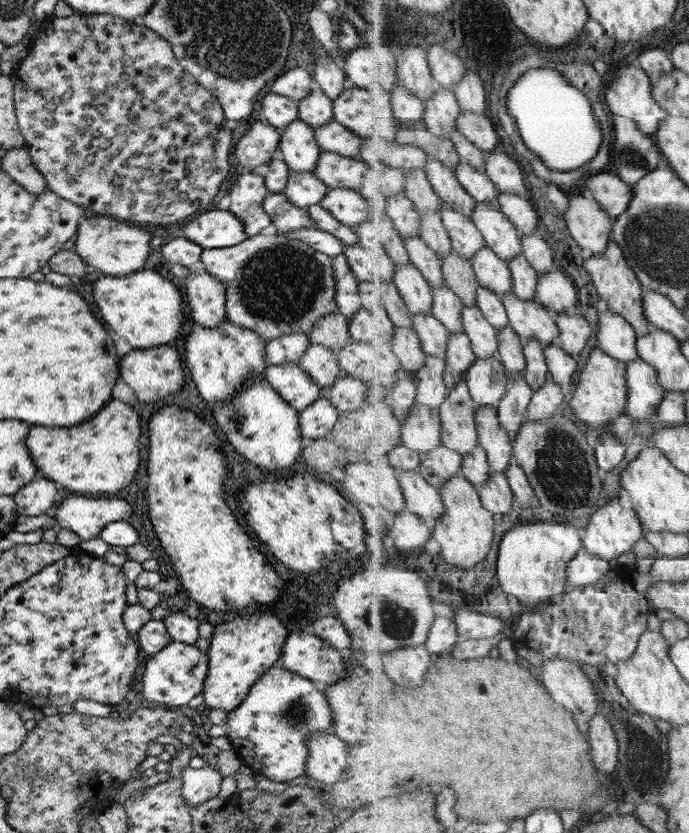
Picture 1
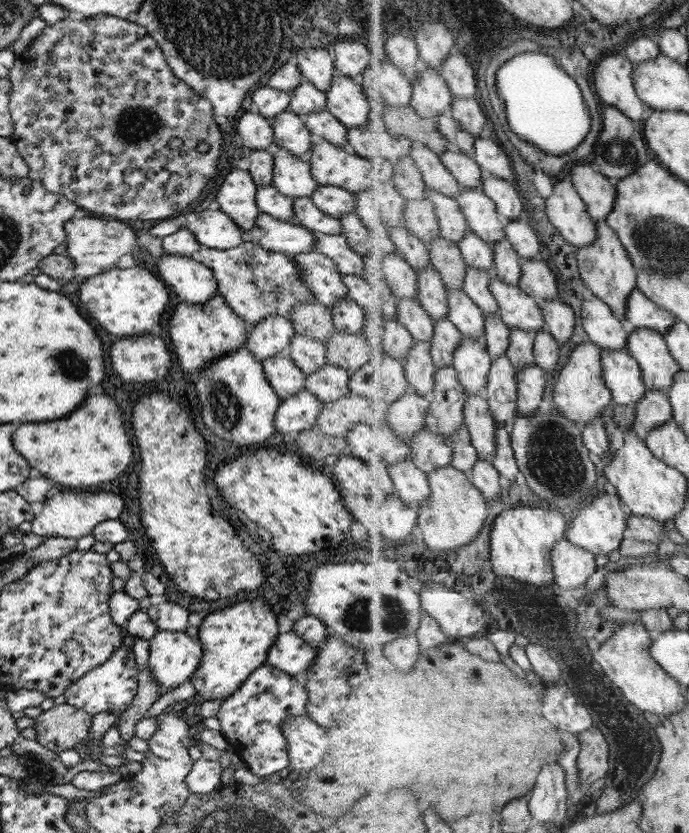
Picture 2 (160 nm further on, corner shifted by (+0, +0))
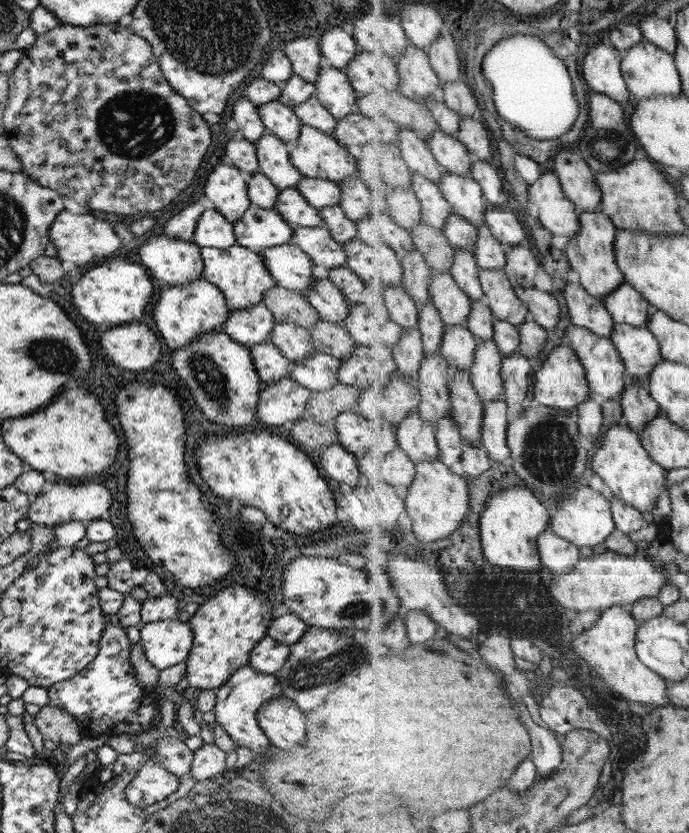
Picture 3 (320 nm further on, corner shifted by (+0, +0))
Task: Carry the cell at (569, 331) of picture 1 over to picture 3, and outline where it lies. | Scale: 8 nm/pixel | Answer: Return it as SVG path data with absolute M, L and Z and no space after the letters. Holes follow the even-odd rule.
M516 286L515 293L523 303L529 307L531 319L547 330L555 330L561 318L561 306L559 301L547 292L541 292L537 288L523 288Z

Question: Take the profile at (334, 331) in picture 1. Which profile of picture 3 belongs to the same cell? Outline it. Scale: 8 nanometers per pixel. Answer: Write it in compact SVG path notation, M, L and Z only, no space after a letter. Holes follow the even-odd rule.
M279 286L269 288L261 303L275 321L293 323L308 329L319 319L319 315L307 303L305 296Z

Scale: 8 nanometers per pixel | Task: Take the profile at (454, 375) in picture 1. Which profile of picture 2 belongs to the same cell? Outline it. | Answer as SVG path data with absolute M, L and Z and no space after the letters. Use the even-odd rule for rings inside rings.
M448 318L435 321L435 336L431 343L431 357L436 368L453 367L455 352L464 339L462 332Z

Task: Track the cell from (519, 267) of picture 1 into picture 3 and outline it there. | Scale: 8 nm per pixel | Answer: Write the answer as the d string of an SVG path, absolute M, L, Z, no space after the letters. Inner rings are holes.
M485 225L478 228L478 239L473 253L478 265L485 269L504 270L507 264L507 249Z

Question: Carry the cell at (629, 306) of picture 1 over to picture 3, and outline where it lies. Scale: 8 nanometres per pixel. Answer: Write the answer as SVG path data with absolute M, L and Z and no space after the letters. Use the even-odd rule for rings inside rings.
M602 210L595 212L580 212L580 231L570 237L565 246L565 253L570 266L580 275L580 283L597 299L604 300L611 292L615 292L619 286L627 283L625 275L619 269L616 261L614 246L618 228L612 218Z

